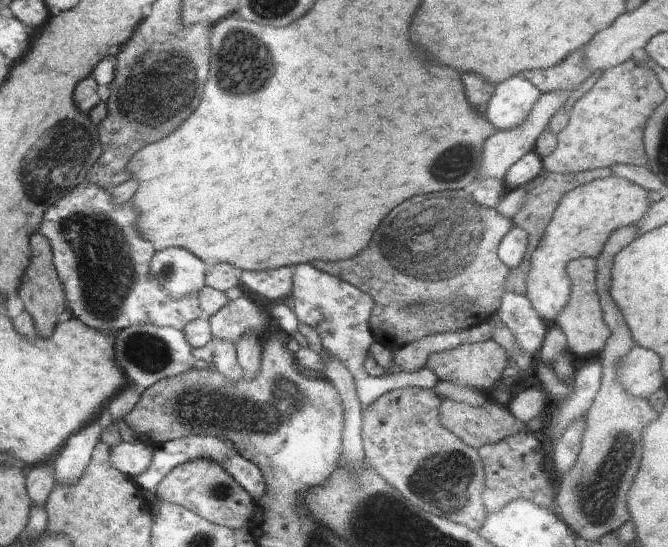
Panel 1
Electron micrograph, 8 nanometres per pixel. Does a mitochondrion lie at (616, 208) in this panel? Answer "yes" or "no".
no

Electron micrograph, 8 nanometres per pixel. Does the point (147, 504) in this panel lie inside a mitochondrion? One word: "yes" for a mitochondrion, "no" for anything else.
no

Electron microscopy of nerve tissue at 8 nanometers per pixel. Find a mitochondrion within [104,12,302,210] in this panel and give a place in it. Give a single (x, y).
(160, 86)

